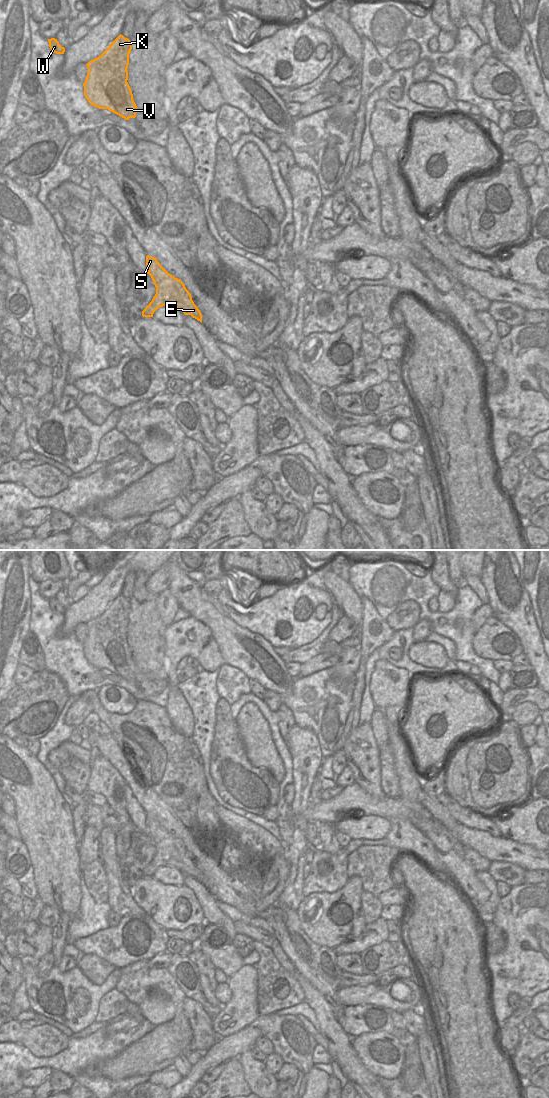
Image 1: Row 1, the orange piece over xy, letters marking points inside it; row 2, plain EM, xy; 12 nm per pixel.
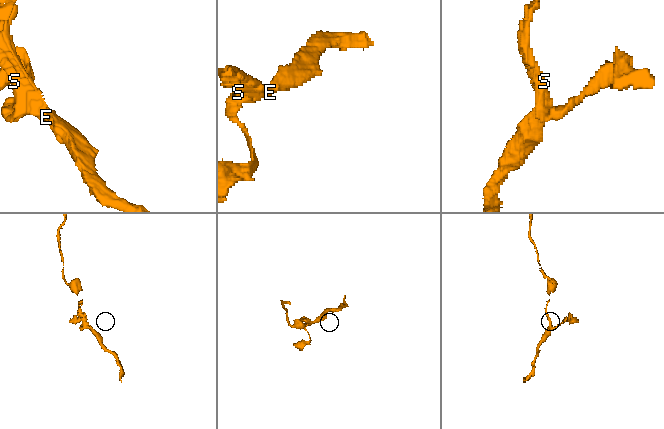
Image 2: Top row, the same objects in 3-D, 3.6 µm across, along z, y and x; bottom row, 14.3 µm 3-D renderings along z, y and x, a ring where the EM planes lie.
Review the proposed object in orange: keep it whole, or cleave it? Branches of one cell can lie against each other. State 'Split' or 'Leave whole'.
Leave whole.

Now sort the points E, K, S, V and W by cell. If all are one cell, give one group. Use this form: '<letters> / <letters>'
E K S V W

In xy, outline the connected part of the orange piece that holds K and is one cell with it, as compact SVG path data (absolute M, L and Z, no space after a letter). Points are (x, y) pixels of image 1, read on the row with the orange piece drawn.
M120 34L99 57L86 64L88 74L83 83L84 96L91 105L99 109L108 109L125 120L135 118L137 109L131 88L127 82L127 68L131 49L130 40Z

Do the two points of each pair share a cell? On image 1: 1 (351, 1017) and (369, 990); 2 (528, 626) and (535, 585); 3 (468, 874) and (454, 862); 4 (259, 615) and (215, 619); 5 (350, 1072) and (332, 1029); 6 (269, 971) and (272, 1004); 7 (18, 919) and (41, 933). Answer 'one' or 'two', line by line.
1: two
2: two
3: one
4: two
5: one
6: one
7: two

